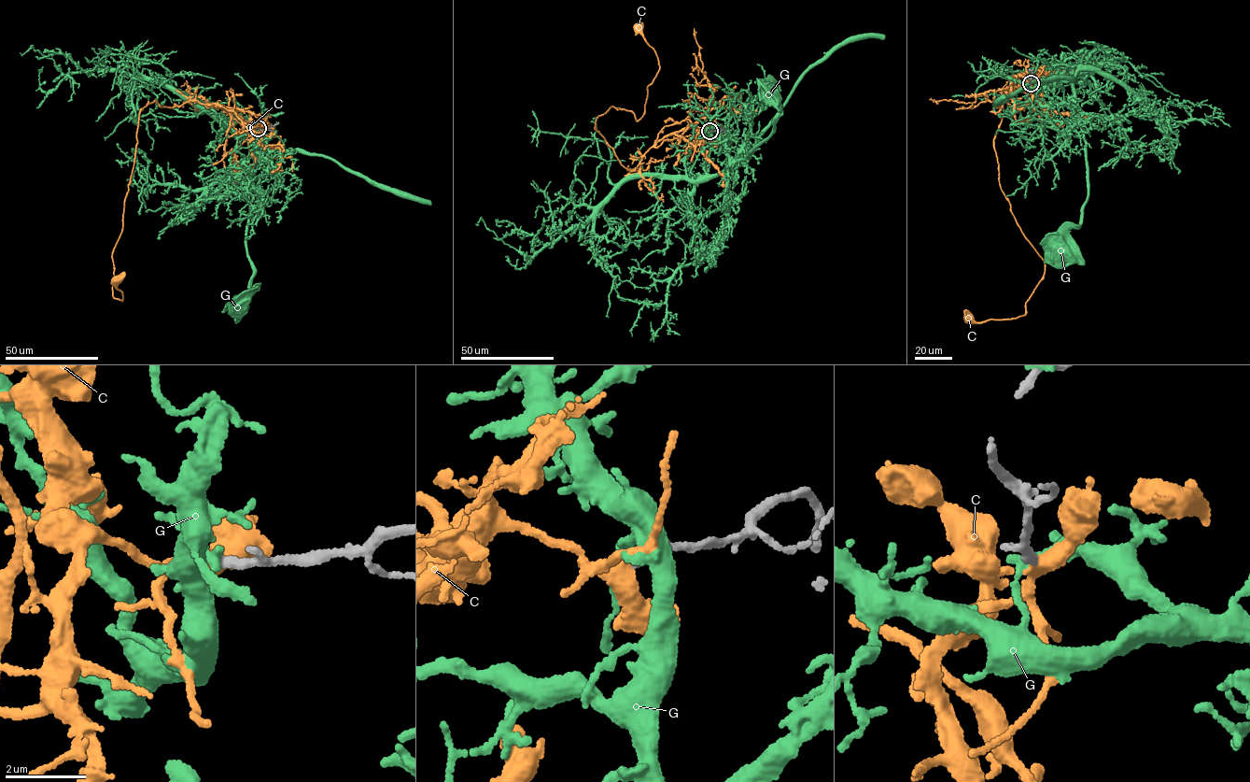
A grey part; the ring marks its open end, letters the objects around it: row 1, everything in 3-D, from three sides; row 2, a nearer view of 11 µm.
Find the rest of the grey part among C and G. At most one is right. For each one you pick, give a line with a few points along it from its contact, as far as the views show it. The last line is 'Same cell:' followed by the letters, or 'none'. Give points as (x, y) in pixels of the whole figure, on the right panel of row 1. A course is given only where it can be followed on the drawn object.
Same cell: none

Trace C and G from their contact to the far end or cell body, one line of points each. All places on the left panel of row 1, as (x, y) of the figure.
C: (259, 129), (248, 111), (196, 101), (142, 109), (112, 254), (118, 281)
G: (259, 129), (252, 137), (242, 135), (258, 147), (247, 177), (246, 233), (256, 289), (240, 303)

